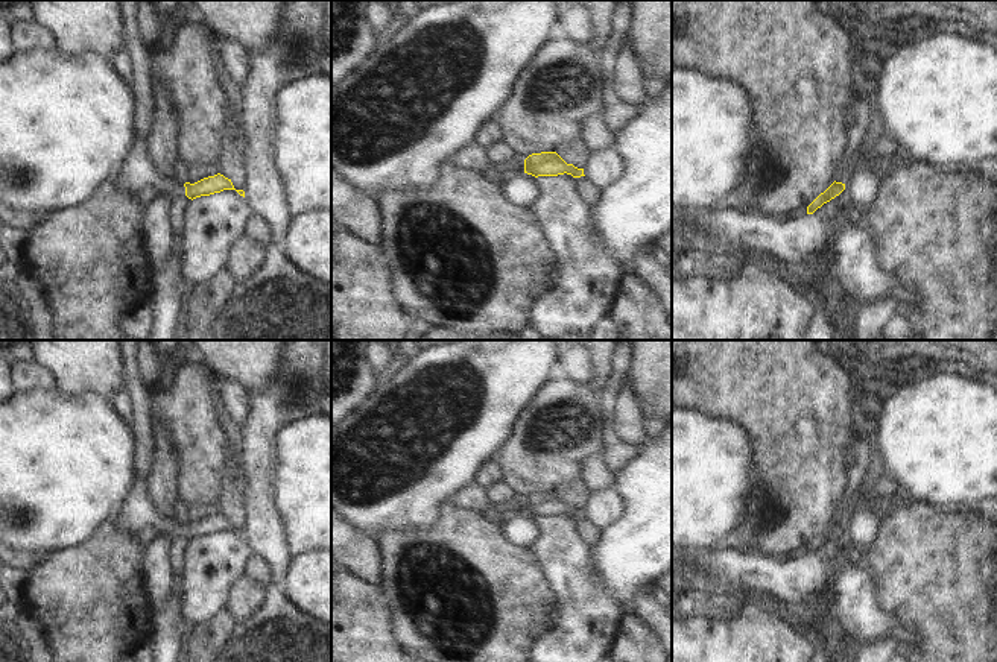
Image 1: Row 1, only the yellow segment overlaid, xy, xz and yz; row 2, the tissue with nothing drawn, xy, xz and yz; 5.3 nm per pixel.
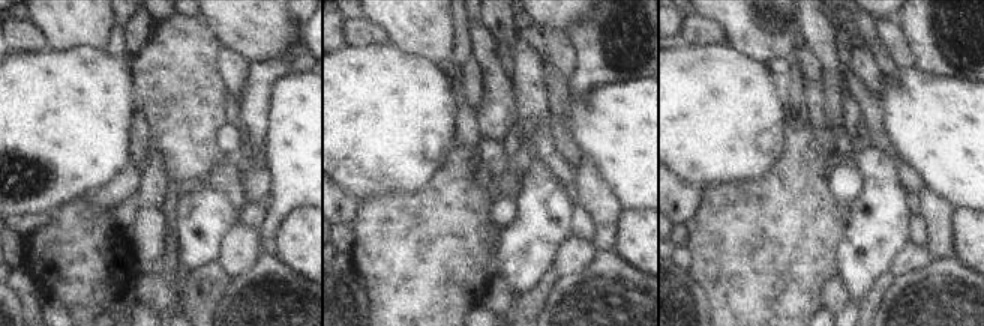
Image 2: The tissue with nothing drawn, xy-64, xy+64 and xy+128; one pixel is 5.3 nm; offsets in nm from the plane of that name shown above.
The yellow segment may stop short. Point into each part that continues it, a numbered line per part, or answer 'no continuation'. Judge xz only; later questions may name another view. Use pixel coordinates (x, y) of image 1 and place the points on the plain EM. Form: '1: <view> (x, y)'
1: xz (476, 497)

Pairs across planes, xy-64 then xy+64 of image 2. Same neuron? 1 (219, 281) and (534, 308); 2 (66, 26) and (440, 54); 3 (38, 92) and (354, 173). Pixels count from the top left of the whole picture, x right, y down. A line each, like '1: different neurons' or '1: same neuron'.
1: same neuron
2: same neuron
3: same neuron

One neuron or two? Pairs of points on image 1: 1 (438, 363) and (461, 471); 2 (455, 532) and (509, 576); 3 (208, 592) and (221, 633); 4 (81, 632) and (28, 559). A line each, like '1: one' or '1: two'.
1: one
2: one
3: two
4: two

